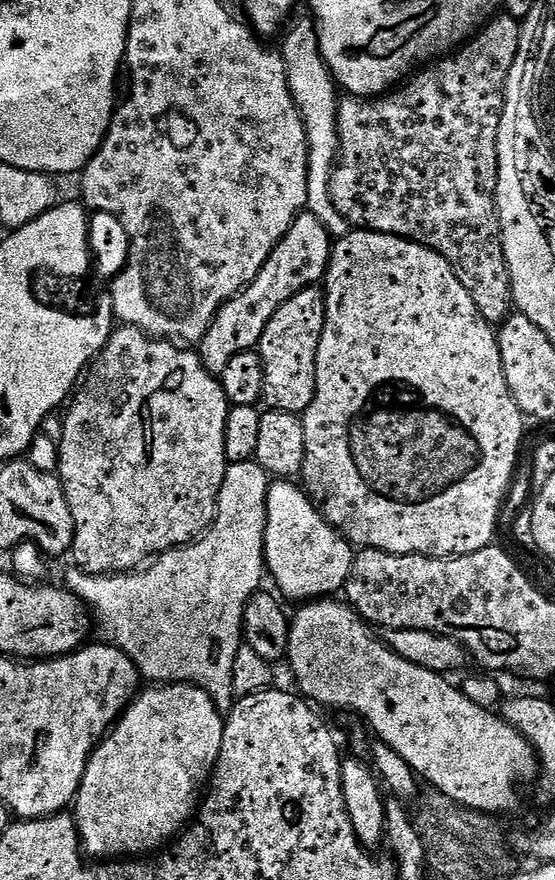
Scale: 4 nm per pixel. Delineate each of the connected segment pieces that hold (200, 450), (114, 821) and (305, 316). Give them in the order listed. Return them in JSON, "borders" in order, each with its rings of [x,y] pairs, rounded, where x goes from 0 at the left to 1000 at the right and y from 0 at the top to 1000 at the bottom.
{"borders":[[[[250,375],[204,376],[195,392],[173,406],[155,431],[142,438],[133,453],[121,460],[121,464],[123,469],[115,473],[115,488],[108,491],[105,540],[119,561],[119,570],[126,570],[126,584],[133,589],[137,599],[126,632],[128,635],[137,635],[135,644],[142,649],[160,650],[171,655],[207,655],[220,650],[243,650],[254,643],[265,642],[276,634],[290,632],[294,627],[303,627],[308,623],[330,623],[333,618],[359,614],[382,599],[389,592],[396,558],[404,552],[414,526],[407,511],[414,458],[398,433],[375,422],[366,409],[360,408],[359,399],[339,393],[326,393],[308,386],[285,386]]],[[[297,777],[268,782],[274,782],[268,786],[265,784],[254,785],[245,794],[232,799],[223,813],[175,847],[171,855],[159,864],[155,880],[144,890],[144,897],[133,910],[133,919],[137,918],[133,931],[137,940],[144,942],[144,957],[150,967],[157,972],[160,968],[166,975],[252,975],[261,970],[274,970],[294,965],[348,931],[357,918],[357,910],[362,908],[364,901],[377,890],[382,874],[389,872],[396,860],[407,818],[398,806],[391,805],[387,798],[378,793],[378,789],[371,789],[362,782],[353,782],[346,777]]],[[[575,326],[548,327],[510,345],[486,361],[465,392],[476,414],[477,441],[474,458],[499,468],[546,470],[569,451],[569,413],[573,395],[591,357],[586,335]]]]}

